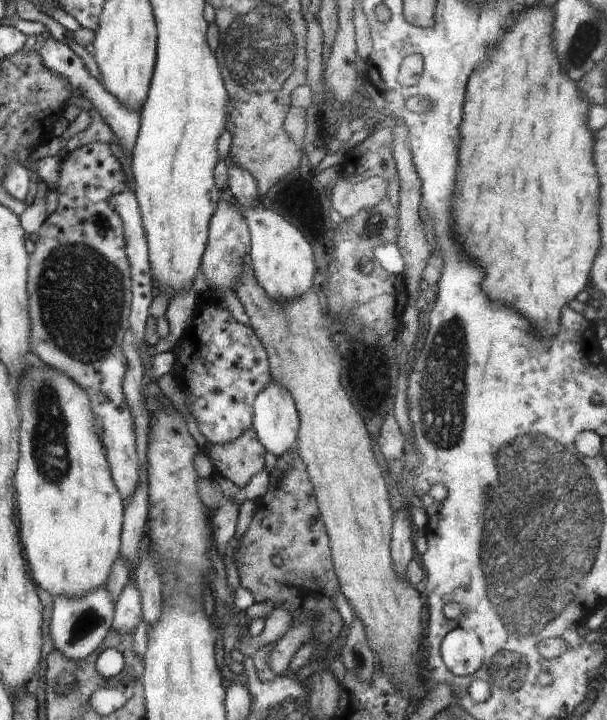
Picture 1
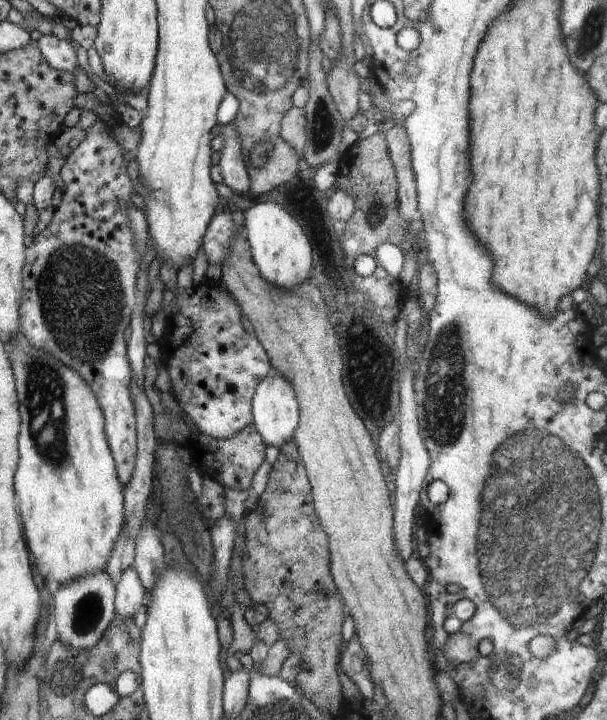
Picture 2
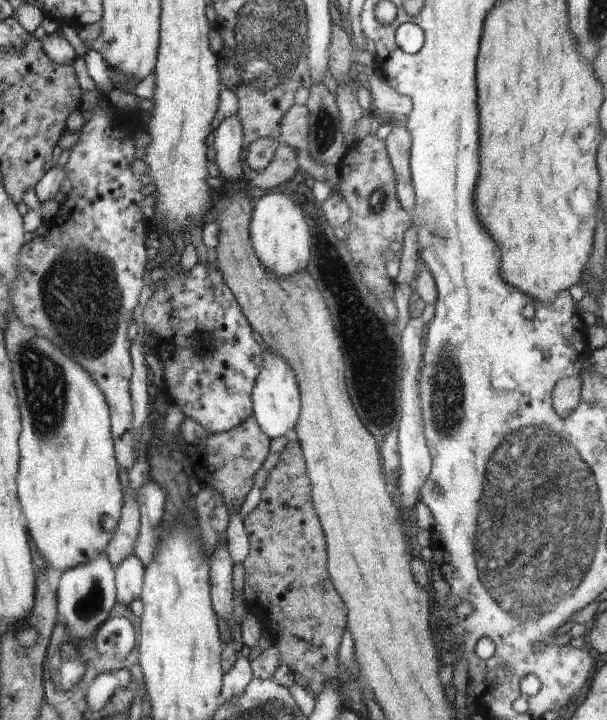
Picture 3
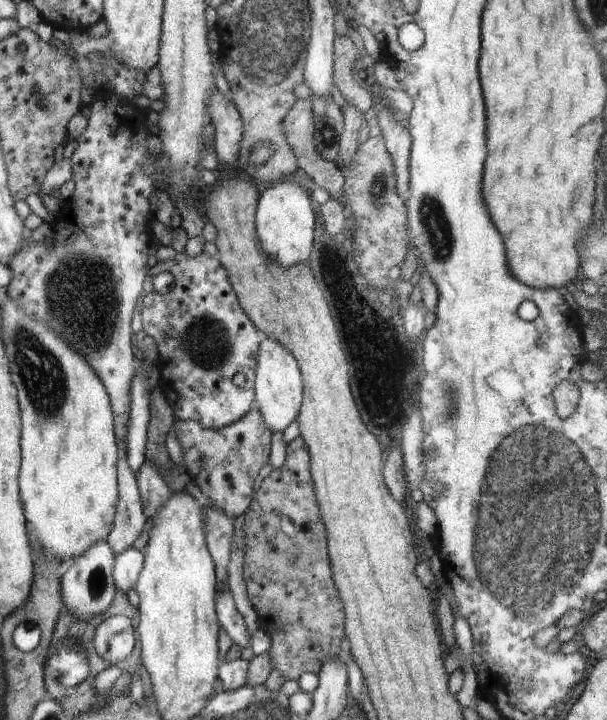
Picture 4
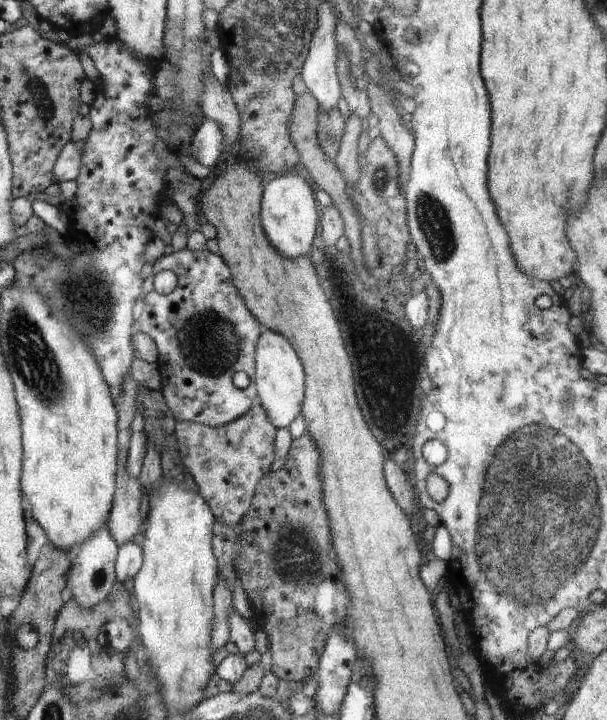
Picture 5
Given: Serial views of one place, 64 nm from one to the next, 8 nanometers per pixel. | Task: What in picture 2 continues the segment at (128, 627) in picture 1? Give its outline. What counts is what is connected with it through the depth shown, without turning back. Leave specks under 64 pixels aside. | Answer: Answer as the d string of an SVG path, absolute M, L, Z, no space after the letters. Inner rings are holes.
M133 566L121 573L115 584L116 619L126 622L134 619L134 614L144 604L145 588L141 585L139 576Z

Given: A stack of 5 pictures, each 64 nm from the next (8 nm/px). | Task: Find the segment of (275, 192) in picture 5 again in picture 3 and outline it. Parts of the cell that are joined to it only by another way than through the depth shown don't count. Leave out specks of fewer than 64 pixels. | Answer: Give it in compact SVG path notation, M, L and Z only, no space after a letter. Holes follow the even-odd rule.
M267 193L256 200L250 220L250 240L262 266L276 276L288 278L305 270L310 262L312 236L308 220L302 208L296 206L292 198L286 198L286 194Z

